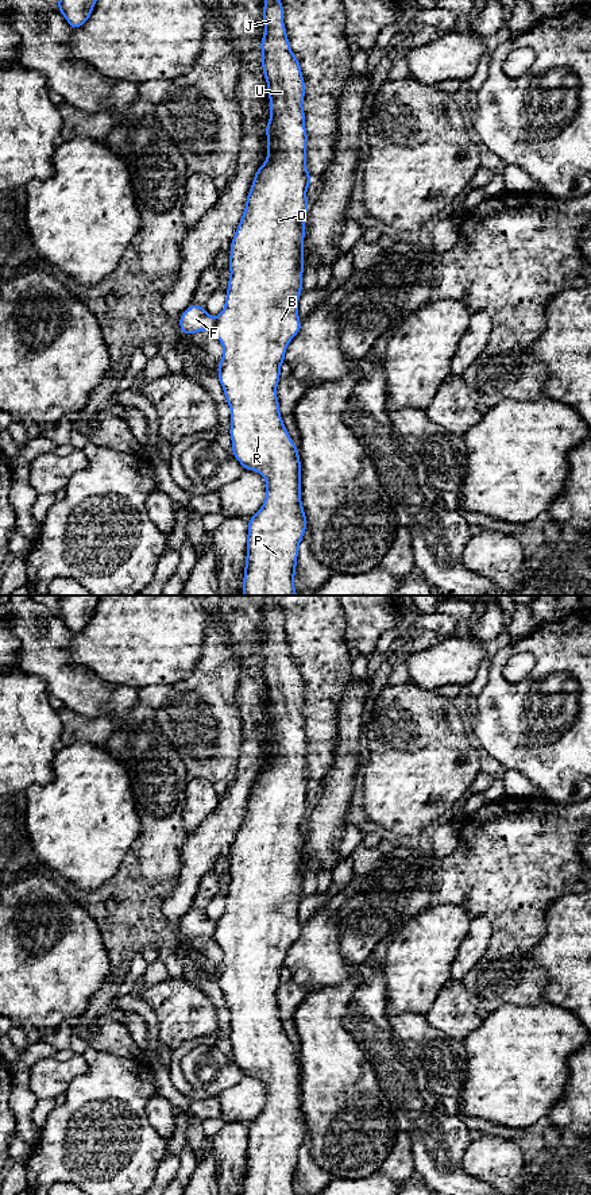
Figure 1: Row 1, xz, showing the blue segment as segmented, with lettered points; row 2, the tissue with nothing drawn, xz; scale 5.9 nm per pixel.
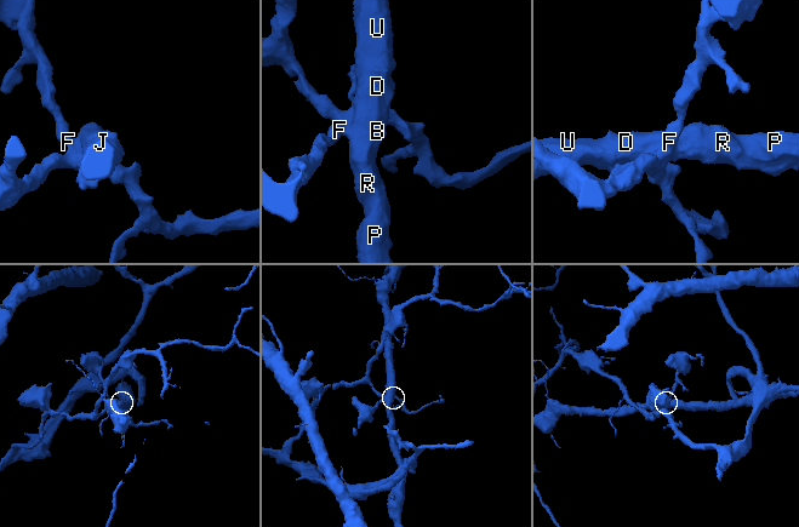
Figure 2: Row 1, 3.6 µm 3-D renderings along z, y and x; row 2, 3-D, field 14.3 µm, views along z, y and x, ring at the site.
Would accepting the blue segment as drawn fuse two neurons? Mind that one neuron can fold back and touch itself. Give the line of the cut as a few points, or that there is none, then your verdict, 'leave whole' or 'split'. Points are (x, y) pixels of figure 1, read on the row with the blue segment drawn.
cut xz (217, 317), (212, 330); split

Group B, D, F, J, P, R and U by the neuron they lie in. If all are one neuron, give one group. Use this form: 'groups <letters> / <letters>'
groups B D J P R U / F

